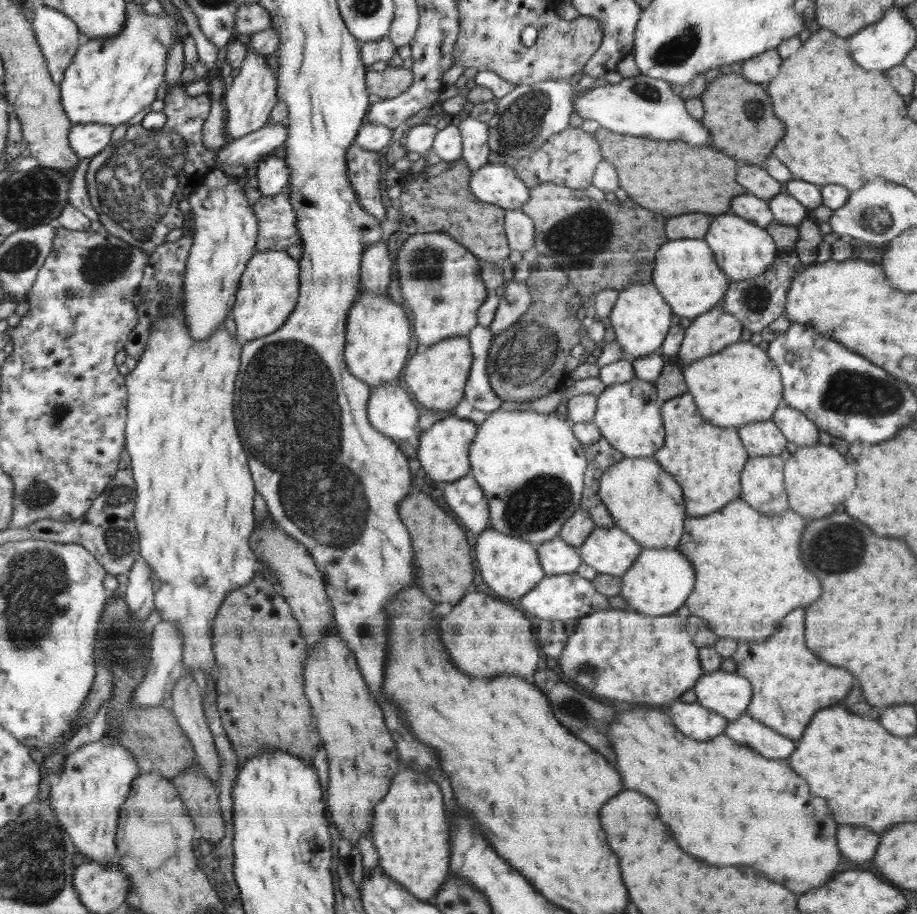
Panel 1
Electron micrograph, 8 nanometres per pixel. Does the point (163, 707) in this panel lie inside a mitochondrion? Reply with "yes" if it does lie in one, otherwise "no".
no

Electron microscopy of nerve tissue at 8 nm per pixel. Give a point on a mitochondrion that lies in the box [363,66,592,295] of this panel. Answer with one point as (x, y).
(518, 129)

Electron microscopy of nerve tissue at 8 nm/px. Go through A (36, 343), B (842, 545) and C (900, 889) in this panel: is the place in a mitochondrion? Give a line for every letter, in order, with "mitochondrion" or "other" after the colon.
A: other
B: mitochondrion
C: other

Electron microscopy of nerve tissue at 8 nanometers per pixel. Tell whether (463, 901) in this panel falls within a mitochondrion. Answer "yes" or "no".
no

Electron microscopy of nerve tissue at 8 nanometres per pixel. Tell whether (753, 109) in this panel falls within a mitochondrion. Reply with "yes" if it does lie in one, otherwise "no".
yes

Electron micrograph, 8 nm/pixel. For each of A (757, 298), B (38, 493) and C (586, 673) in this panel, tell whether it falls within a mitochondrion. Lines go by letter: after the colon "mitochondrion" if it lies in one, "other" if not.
A: mitochondrion
B: mitochondrion
C: mitochondrion

